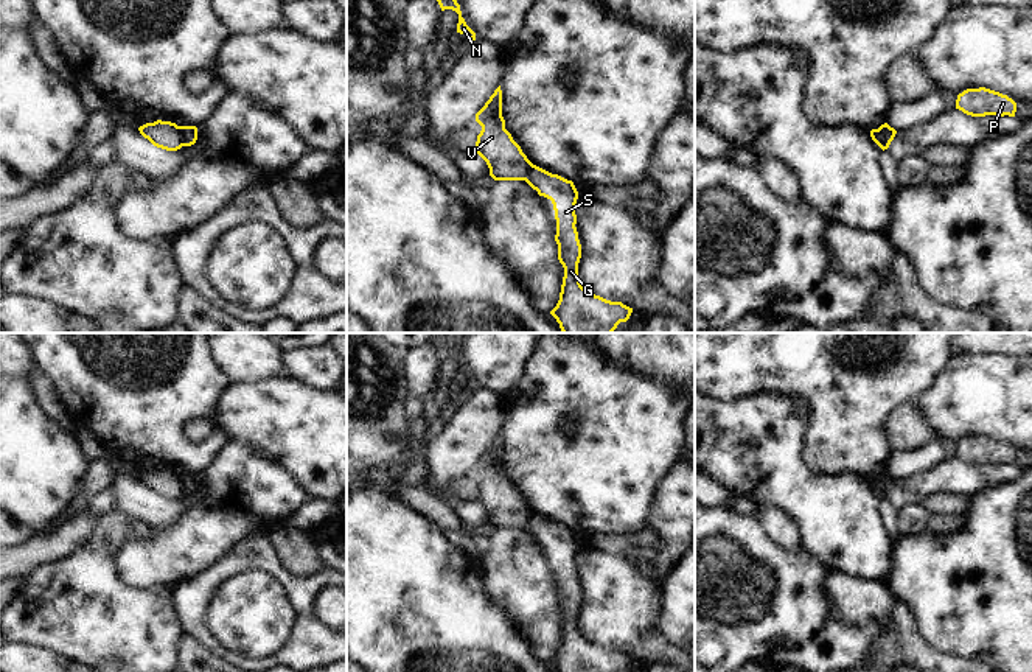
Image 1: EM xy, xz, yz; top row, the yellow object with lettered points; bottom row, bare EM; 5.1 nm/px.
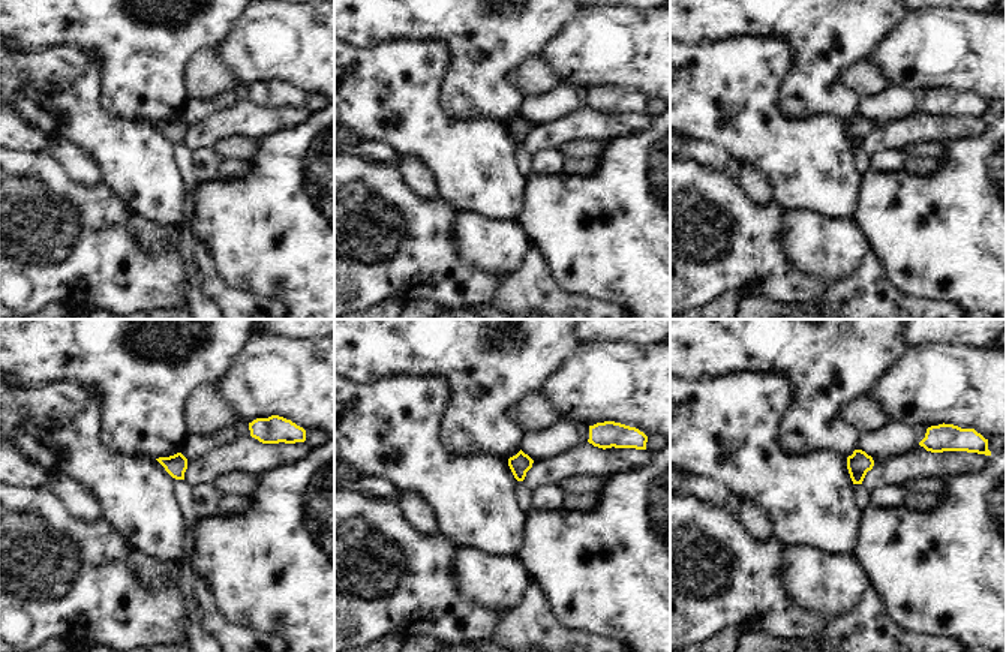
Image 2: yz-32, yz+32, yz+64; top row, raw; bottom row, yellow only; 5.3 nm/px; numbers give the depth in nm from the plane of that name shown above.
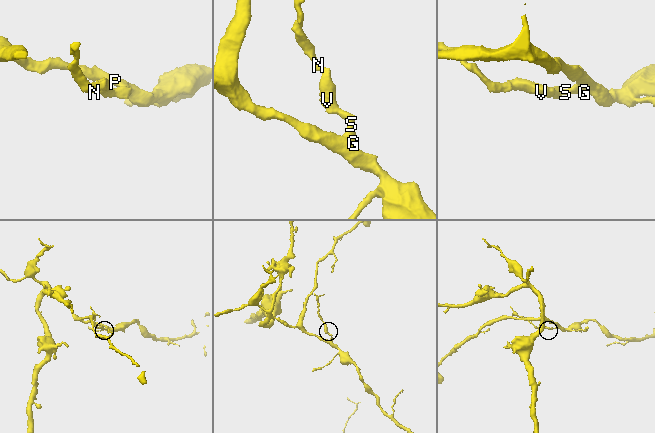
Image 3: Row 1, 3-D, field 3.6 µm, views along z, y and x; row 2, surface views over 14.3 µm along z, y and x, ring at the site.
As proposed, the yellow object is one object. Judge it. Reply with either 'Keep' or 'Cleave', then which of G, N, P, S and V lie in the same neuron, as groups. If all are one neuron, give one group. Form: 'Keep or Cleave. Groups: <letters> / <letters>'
Cleave. Groups: G P S / N V.

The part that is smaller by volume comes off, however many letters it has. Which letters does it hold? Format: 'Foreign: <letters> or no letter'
Foreign: N, V

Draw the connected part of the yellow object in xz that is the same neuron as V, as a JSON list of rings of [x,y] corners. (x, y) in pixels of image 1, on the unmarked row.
[[[500,434],[476,462],[476,470],[482,474],[476,501],[486,510],[490,524],[494,529],[525,529],[532,510],[505,478]]]

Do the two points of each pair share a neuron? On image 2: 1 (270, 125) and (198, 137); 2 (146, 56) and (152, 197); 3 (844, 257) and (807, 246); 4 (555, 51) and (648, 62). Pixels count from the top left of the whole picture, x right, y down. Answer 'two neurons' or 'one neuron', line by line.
1: one neuron
2: two neurons
3: one neuron
4: one neuron

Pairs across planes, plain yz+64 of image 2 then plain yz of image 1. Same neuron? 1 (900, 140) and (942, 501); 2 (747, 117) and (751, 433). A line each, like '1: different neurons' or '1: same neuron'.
1: different neurons
2: same neuron

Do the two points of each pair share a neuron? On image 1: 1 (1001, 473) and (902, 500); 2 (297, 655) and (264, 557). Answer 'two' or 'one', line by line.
1: one
2: one

